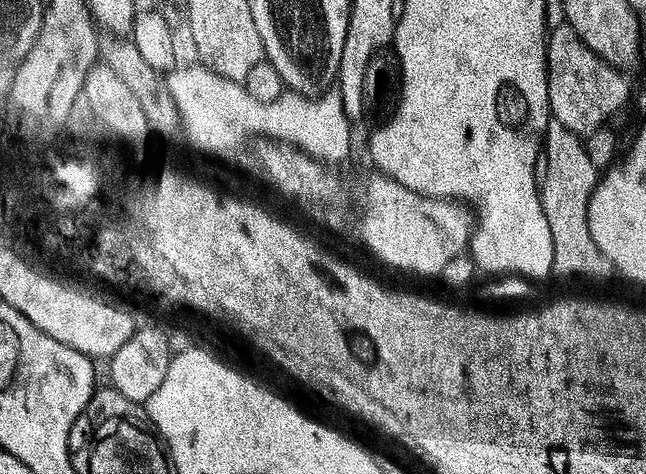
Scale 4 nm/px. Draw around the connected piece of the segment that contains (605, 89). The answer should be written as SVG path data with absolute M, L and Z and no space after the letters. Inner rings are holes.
M565 22L547 33L544 65L548 68L548 110L550 116L579 134L605 127L608 119L628 100L628 80L623 71L613 68Z

